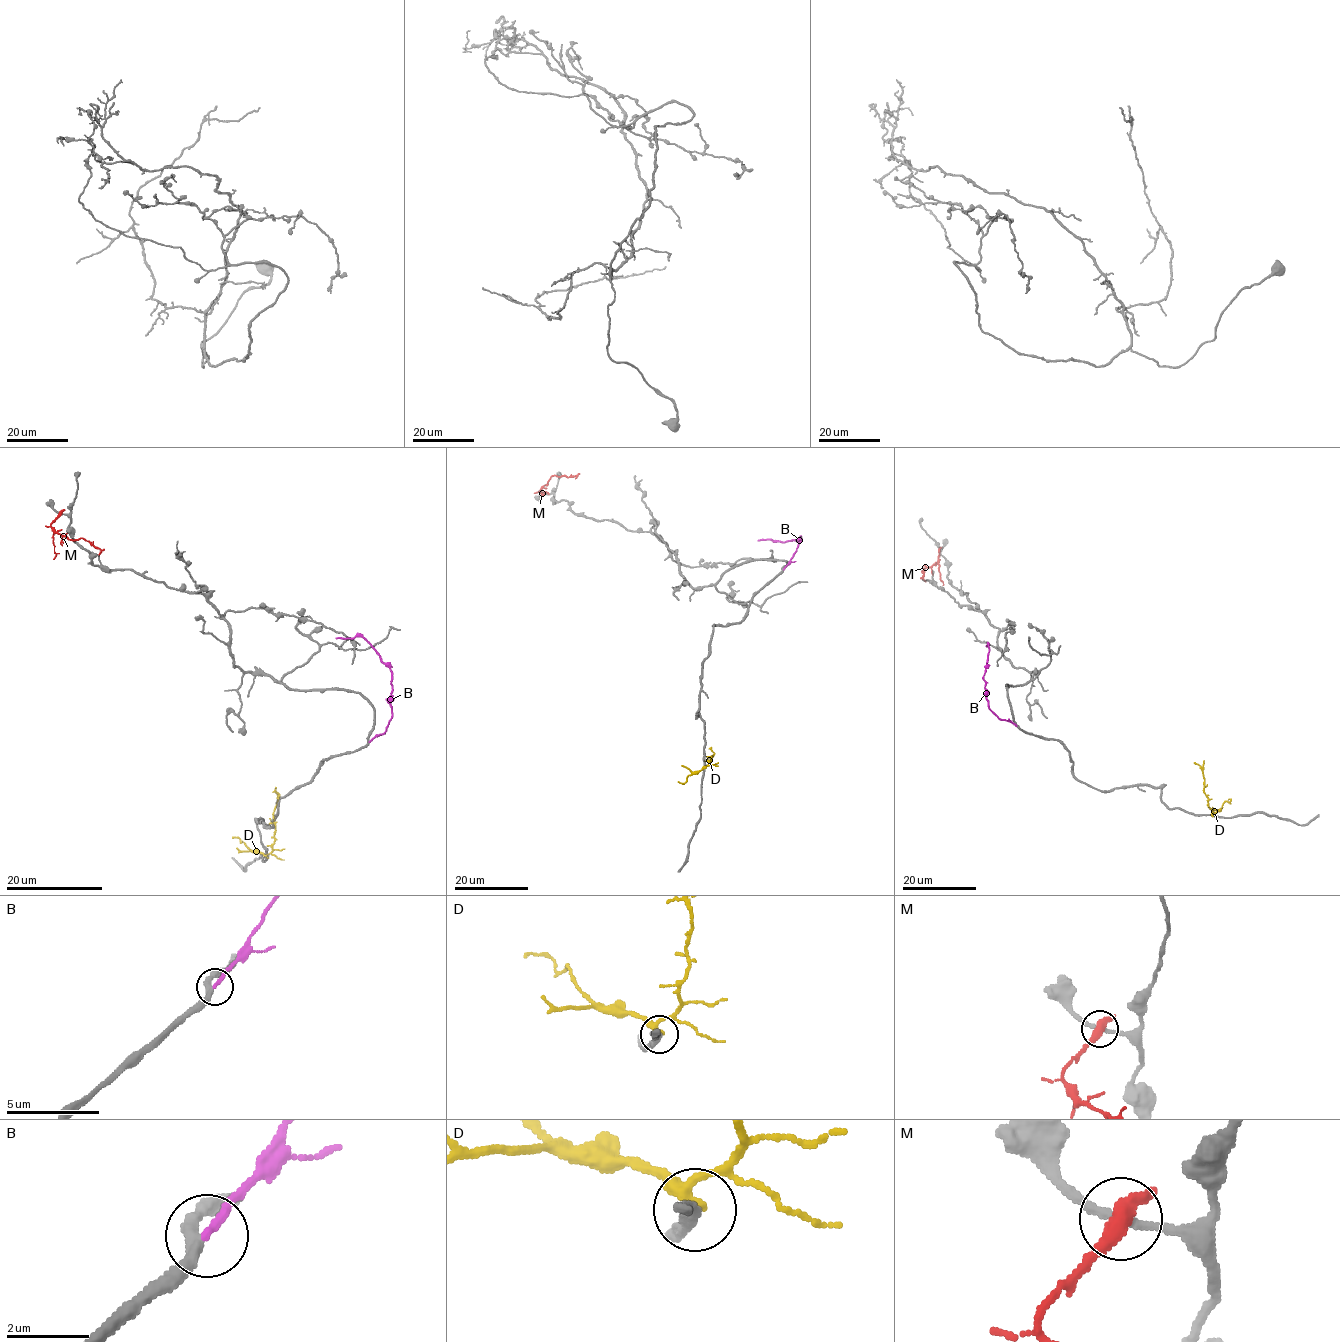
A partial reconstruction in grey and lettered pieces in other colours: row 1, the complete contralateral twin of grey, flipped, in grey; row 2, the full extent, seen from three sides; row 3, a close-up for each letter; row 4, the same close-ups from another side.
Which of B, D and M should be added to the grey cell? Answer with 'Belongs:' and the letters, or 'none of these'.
Belongs: none of these

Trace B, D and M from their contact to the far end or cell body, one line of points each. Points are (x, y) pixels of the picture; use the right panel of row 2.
B: (1016, 725), (1001, 720), (989, 708), (984, 687), (987, 646)
D: (1214, 815), (1204, 792), (1201, 768), (1194, 762)
M: (940, 549), (938, 560), (922, 570), (925, 582)

